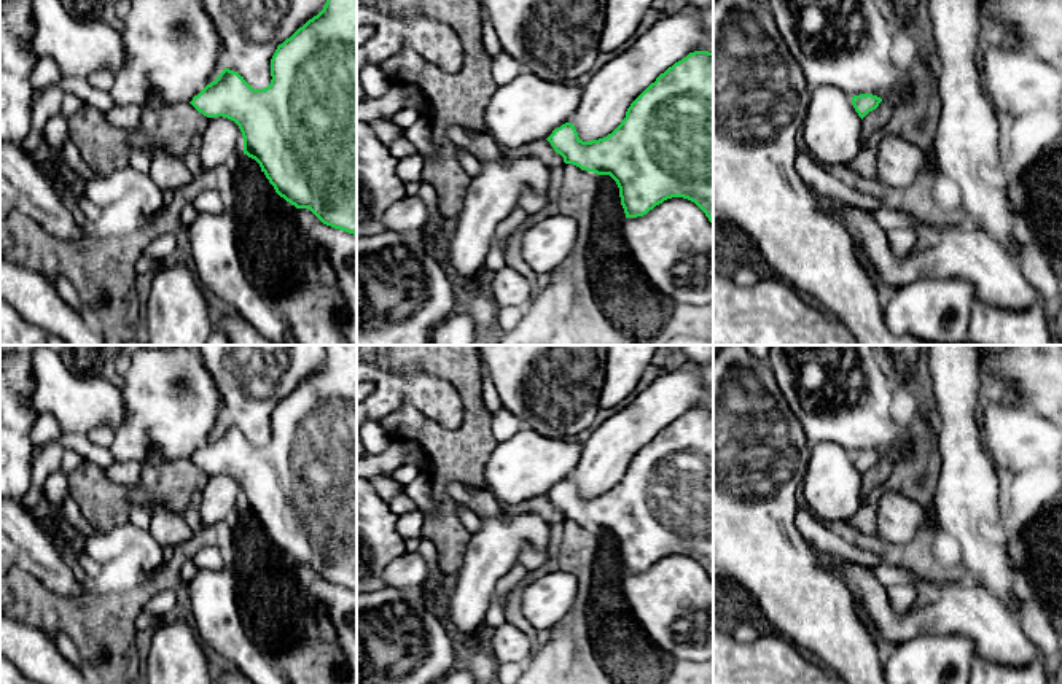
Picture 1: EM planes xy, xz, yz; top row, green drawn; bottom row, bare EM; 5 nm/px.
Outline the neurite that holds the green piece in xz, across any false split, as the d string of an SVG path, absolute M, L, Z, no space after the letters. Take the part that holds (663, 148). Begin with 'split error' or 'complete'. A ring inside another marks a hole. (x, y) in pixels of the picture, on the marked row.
complete; M694 51L675 62L627 108L626 118L607 137L583 142L572 122L554 129L546 138L565 164L597 175L610 175L618 188L626 218L646 215L672 197L694 202L713 224L713 52Z

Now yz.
complete; M860 94L852 97L852 105L858 116L863 119L869 111L876 110L882 102L880 97L873 94Z

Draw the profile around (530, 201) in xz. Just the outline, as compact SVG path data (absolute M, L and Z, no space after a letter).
M525 188L521 192L517 207L522 208L527 215L533 215L541 210L548 202L548 194L541 194L533 191L532 188Z

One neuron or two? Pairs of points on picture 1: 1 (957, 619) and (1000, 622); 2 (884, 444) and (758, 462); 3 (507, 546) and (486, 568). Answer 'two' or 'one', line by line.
1: one
2: two
3: one

